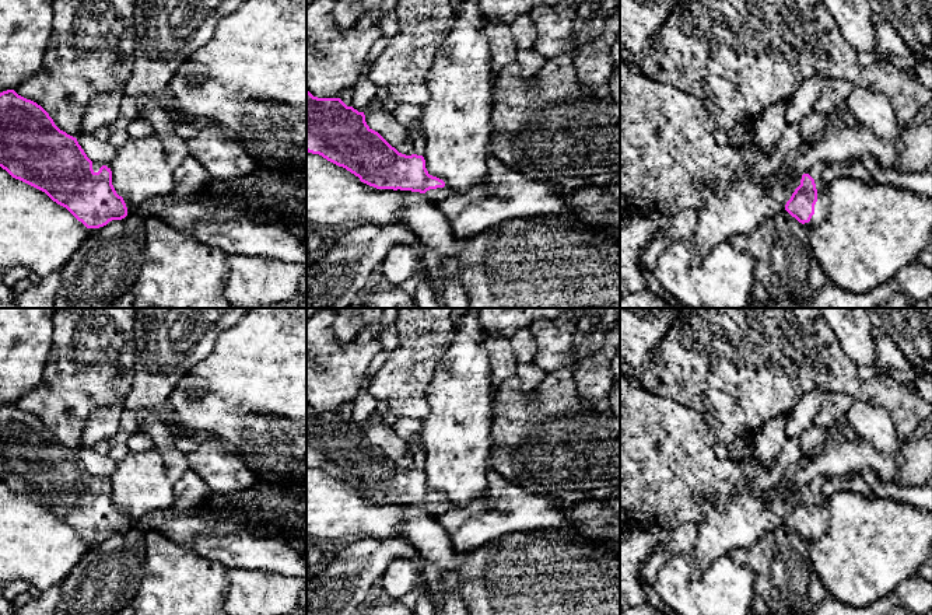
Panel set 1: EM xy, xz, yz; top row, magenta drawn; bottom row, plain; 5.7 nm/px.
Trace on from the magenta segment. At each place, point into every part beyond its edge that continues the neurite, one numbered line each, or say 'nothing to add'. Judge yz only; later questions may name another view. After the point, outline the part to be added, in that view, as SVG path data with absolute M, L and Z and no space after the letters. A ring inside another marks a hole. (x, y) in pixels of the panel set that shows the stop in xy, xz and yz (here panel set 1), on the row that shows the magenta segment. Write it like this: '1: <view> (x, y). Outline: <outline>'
1: yz (822, 208). Outline: M820 161L814 164L807 172L814 179L816 189L817 189L817 202L814 205L814 214L812 216L809 223L805 223L805 226L807 227L823 221L830 212L828 198L824 191L826 184L821 178L821 172L824 168L826 168L826 163Z

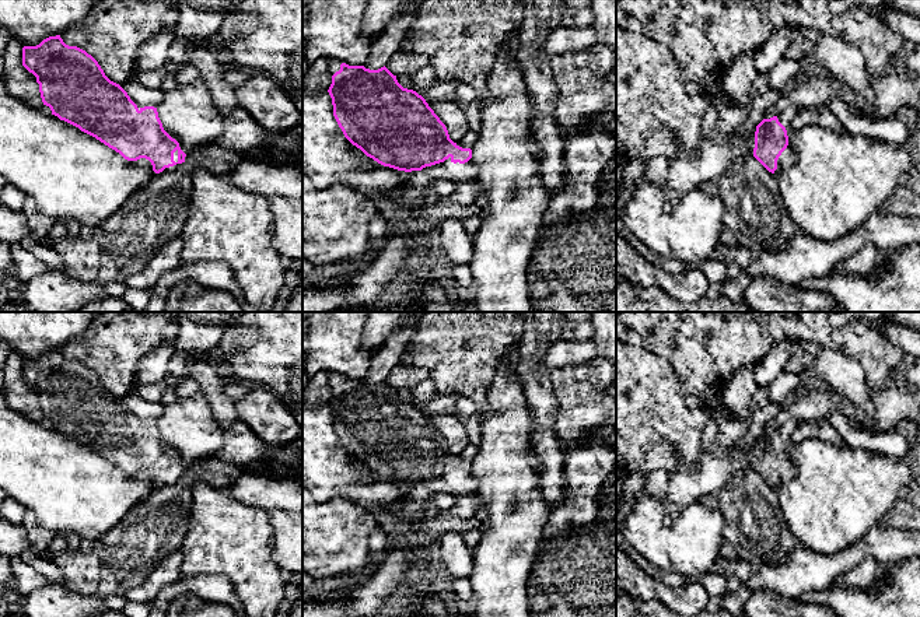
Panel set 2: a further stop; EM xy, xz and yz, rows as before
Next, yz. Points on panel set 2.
1: yz (787, 158). Outline: M788 144L787 148L781 153L781 155L777 159L777 169L774 171L774 173L779 169L787 169L793 166L795 161L797 161L795 147Z

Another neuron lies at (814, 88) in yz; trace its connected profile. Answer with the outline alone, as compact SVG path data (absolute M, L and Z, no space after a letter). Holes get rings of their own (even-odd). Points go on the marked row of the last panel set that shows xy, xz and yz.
M807 71L781 91L776 102L765 111L763 119L779 116L788 106L797 106L800 111L826 106L832 98L844 102L856 115L860 115L865 104L861 94L844 88L835 77L826 73Z

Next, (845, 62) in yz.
M822 36L809 53L807 66L812 71L835 77L844 88L861 94L865 104L860 115L877 119L872 108L872 77L867 73L864 57L856 46L830 36Z

